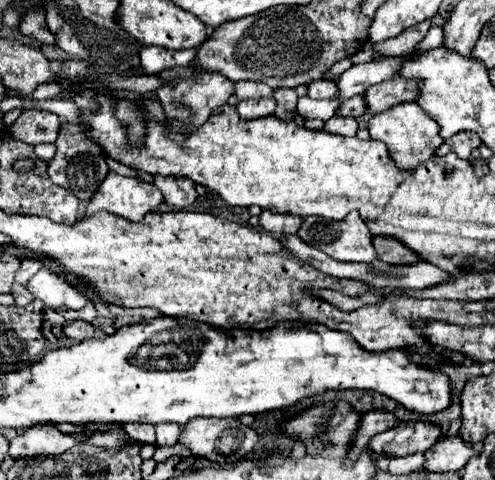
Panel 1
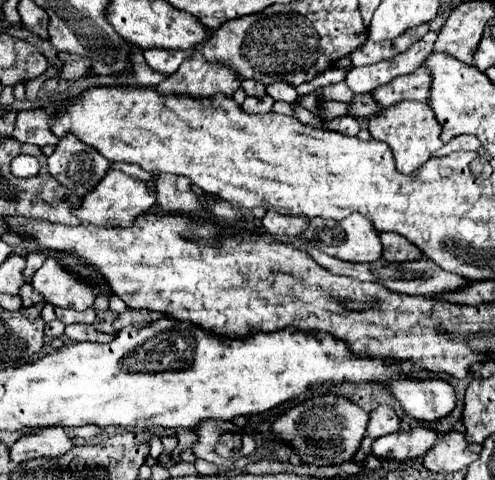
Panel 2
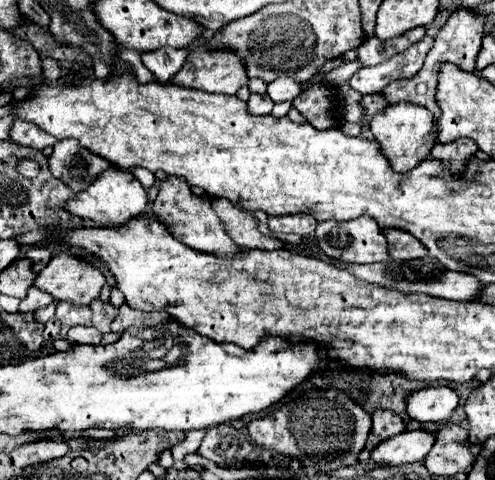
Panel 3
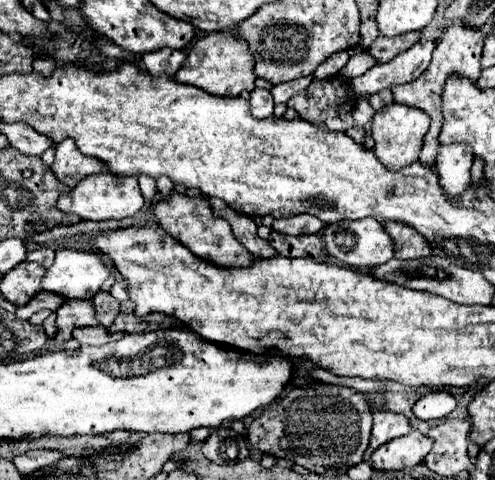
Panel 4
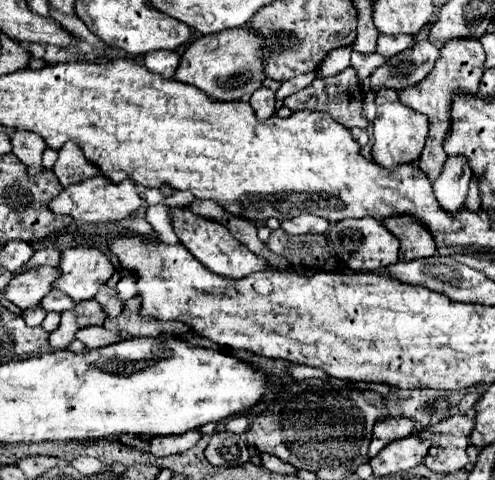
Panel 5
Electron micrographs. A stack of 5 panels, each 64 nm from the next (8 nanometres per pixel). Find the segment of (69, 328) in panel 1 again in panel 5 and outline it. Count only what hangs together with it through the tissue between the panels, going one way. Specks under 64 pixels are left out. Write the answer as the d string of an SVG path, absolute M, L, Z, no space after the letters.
M88 326L88 328L82 328L76 338L80 342L84 342L88 348L104 348L104 346L110 346L110 344L116 344L122 340L120 332L110 332L106 330L104 326Z

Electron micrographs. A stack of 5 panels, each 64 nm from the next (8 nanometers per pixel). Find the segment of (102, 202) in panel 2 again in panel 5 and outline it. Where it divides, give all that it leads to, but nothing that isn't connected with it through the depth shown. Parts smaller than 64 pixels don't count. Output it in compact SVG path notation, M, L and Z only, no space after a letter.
M94 176L92 180L84 180L80 184L74 184L72 188L64 188L60 192L60 196L50 200L48 208L54 214L72 216L78 222L96 224L96 222L124 220L130 214L134 214L140 208L140 204L142 204L142 198L136 192L136 186L128 184L128 180L124 180L124 184L108 184L108 180L104 180L104 176Z

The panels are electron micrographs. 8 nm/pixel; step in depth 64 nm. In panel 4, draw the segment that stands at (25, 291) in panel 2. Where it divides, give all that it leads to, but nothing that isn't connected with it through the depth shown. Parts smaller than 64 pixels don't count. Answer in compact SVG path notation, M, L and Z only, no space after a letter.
M40 292L36 298L32 298L24 308L18 308L16 310L16 316L20 318L20 320L28 320L34 312L38 312L38 310L44 310L44 308L48 308L48 310L58 310L60 306L64 304L64 298L62 296L58 296L58 294L54 294L54 292Z

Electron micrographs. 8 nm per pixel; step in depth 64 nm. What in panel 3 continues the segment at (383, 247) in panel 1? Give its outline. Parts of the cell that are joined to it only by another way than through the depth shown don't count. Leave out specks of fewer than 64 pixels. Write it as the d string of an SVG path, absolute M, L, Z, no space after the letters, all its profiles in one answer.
M384 228L384 236L388 238L390 258L394 260L410 260L426 256L426 248L412 234L402 232L400 228Z

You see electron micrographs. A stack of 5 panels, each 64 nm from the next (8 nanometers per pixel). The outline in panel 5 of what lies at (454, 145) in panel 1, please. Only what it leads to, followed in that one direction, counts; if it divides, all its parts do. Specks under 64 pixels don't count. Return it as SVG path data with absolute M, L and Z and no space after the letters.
M448 156L444 164L444 172L432 184L434 196L446 212L452 212L452 214L460 212L468 194L470 178L472 174L468 168L468 160L464 160L464 156Z

